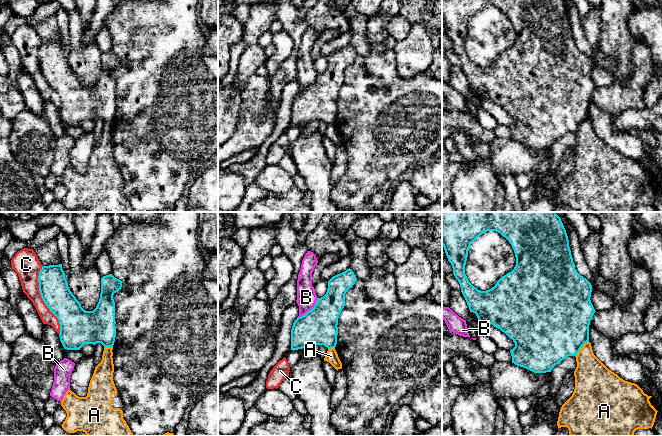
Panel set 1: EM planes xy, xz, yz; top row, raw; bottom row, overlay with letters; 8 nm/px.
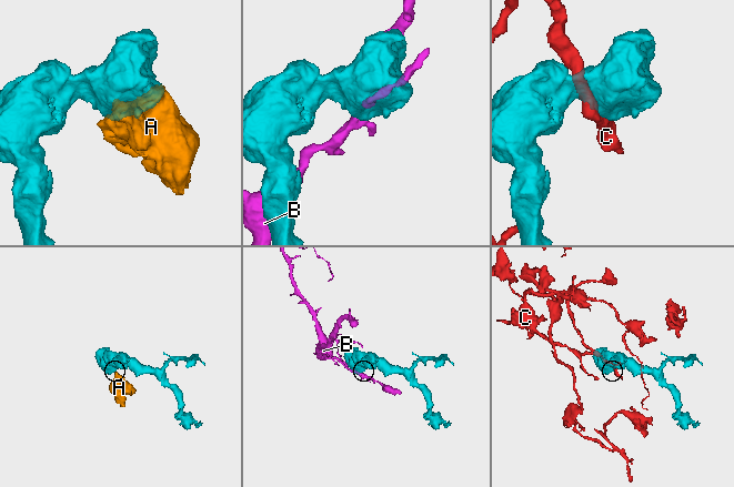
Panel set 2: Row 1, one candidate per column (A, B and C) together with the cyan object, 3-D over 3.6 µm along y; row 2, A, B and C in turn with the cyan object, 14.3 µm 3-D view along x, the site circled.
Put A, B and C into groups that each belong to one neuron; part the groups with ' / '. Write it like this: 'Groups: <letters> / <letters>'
Groups: A / B / C

